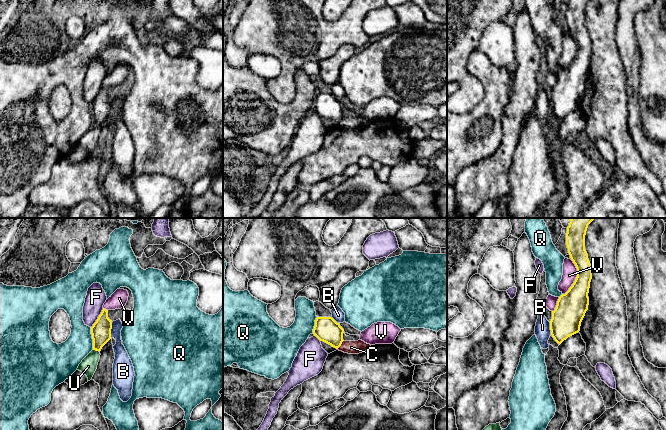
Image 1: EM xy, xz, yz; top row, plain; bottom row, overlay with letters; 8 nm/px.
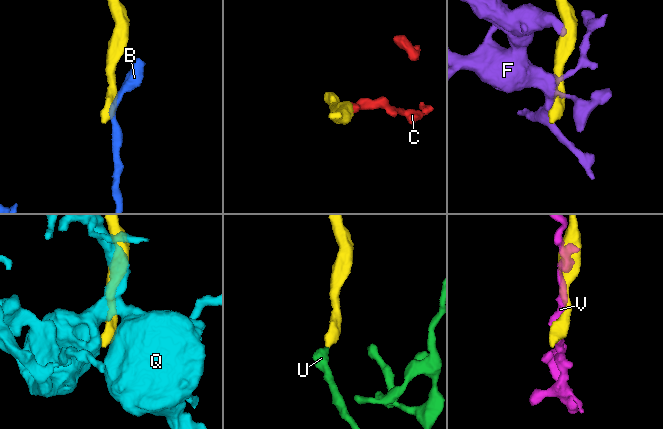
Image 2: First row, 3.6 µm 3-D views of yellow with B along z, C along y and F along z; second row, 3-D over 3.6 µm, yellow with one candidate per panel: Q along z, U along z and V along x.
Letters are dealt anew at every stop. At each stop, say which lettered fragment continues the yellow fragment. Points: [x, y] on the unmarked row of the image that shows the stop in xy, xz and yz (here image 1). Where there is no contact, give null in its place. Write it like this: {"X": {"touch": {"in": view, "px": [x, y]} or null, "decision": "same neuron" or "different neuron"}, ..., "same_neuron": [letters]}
{"B": {"touch": {"in": "xy", "px": [110, 106]}, "decision": "different neuron"}, "C": {"touch": {"in": "xz", "px": [340, 121]}, "decision": "different neuron"}, "F": {"touch": {"in": "xy", "px": [98, 94]}, "decision": "different neuron"}, "Q": {"touch": {"in": "xy", "px": [92, 114]}, "decision": "different neuron"}, "U": {"touch": {"in": "xy", "px": [96, 126]}, "decision": "same neuron"}, "V": {"touch": {"in": "yz", "px": [576, 53]}, "decision": "different neuron"}, "same_neuron": ["U"]}

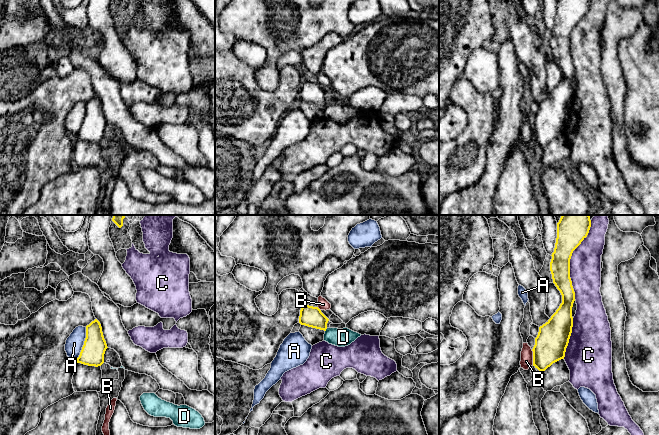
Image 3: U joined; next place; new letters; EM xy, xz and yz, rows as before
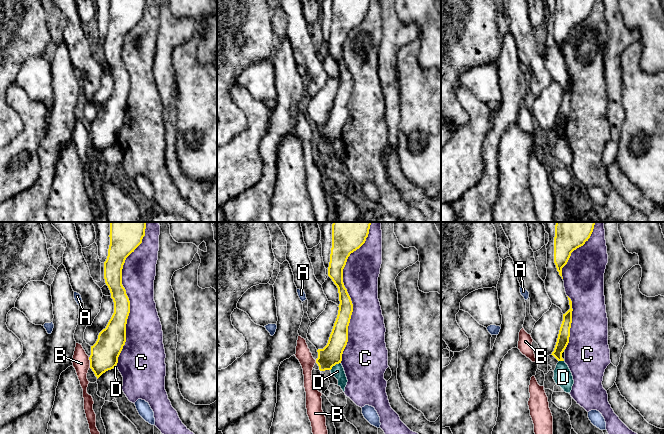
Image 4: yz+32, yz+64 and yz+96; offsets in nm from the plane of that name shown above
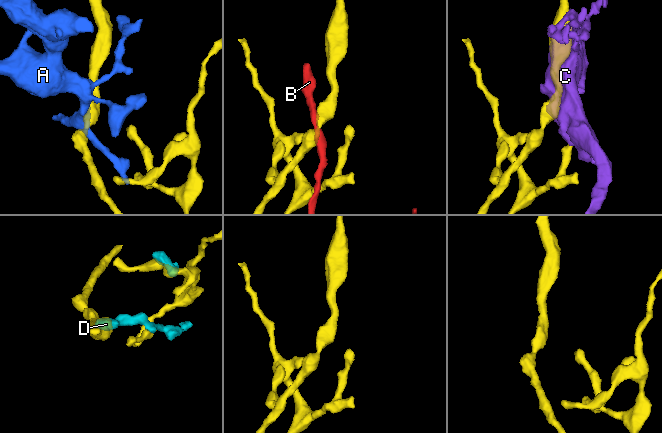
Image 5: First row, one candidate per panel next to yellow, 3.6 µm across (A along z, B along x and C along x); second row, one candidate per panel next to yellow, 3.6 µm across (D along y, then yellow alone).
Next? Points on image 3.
{"A": {"touch": {"in": "xy", "px": [84, 120]}, "decision": "different neuron"}, "B": {"touch": {"in": "yz", "px": [533, 133]}, "decision": "different neuron"}, "C": {"touch": {"in": "yz", "px": [569, 38]}, "decision": "different neuron"}, "D": {"touch": {"in": "xz", "px": [325, 106]}, "decision": "different neuron"}, "same_neuron": []}

